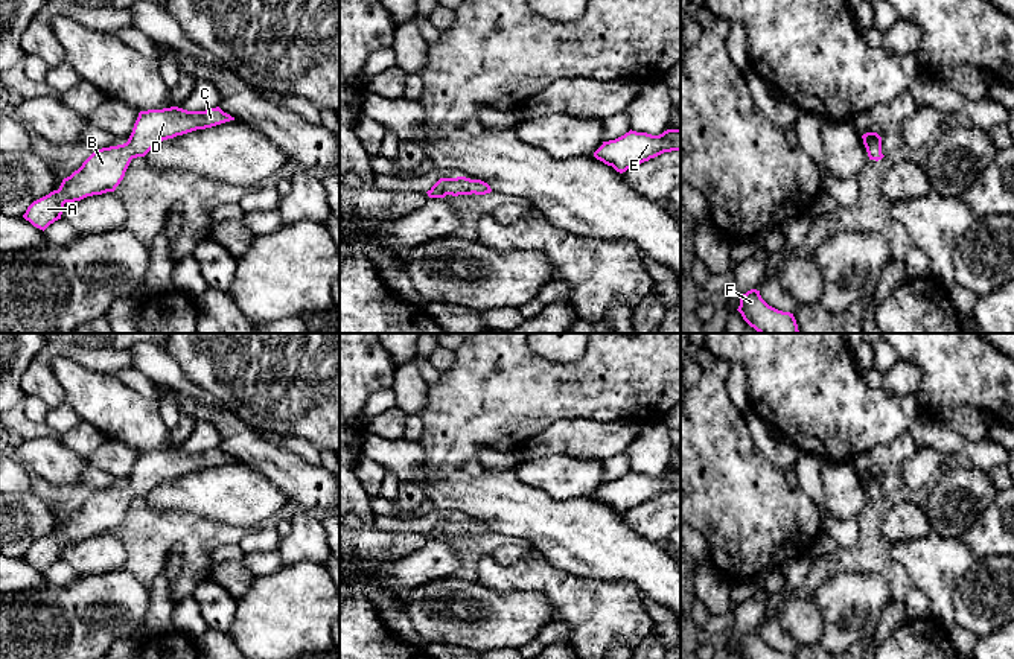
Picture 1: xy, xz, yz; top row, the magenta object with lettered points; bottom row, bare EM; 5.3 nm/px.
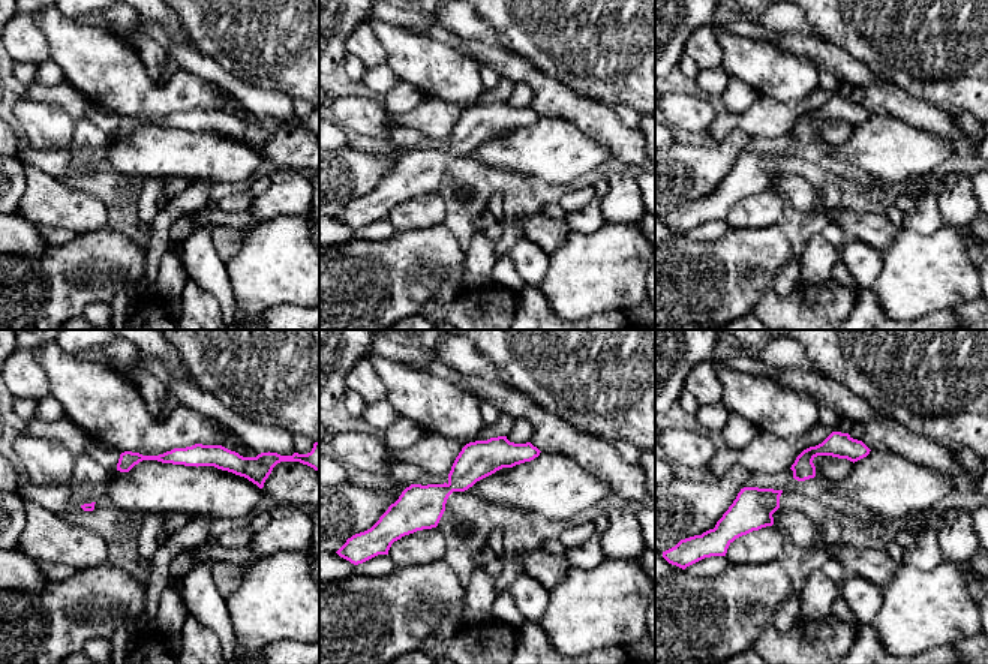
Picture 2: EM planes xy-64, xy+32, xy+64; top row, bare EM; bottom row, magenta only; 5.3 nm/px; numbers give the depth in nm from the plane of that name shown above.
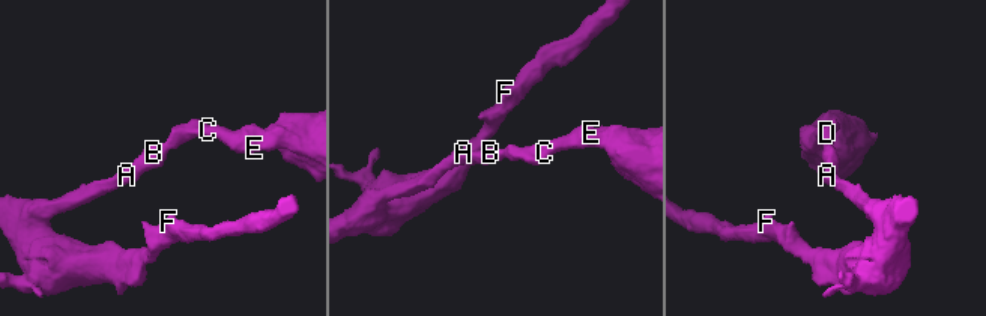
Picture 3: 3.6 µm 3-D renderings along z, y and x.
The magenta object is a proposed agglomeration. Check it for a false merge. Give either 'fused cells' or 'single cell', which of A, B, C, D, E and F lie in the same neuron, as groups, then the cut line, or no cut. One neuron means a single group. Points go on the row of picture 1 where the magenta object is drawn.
single cell; groups A B C D E F; cut none

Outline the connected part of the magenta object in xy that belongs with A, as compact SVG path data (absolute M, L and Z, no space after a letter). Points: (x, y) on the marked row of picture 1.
M178 107L140 111L126 143L94 149L78 170L62 180L58 190L33 201L23 218L44 231L61 219L65 202L114 192L131 160L145 157L160 142L230 120L234 117L219 107L206 111L187 111Z

